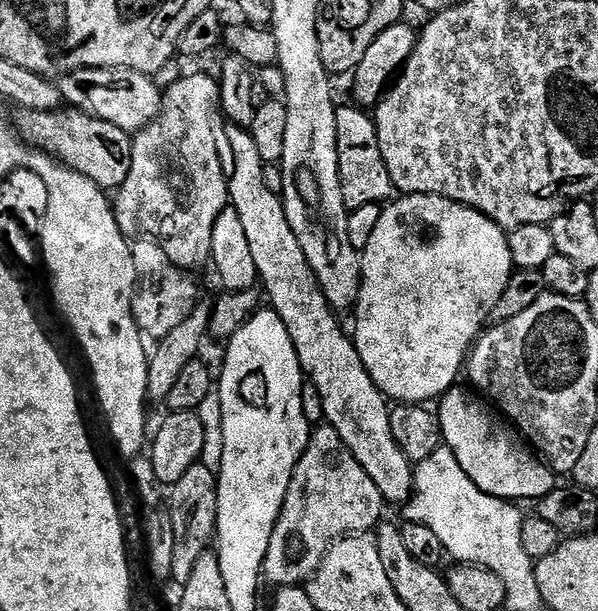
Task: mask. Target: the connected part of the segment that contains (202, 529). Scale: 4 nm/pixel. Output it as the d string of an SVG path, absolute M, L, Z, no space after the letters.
M201 462L190 466L178 482L171 485L172 501L167 501L166 509L172 516L174 526L174 566L171 579L185 584L198 563L198 558L213 547L216 538L216 519L218 518L217 473L212 472Z

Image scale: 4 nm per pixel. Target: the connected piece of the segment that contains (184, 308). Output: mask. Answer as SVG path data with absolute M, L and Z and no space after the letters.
M140 238L132 244L132 257L136 271L136 293L132 295L132 317L138 330L149 341L158 342L170 334L170 330L182 326L186 318L196 308L196 284L191 275L183 268L174 266L170 258L166 258L166 250L157 240Z

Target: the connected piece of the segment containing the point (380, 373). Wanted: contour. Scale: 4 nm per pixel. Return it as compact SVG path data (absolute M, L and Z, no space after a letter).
M404 194L399 198L393 199L381 211L378 218L378 226L374 226L374 234L370 238L370 242L362 250L360 293L356 299L354 309L354 315L356 315L354 343L358 354L362 358L362 366L366 366L370 378L380 387L380 391L384 393L389 401L424 406L443 396L449 388L459 381L456 379L462 376L462 369L465 367L471 353L472 345L476 343L478 337L485 331L494 306L498 306L498 298L502 298L502 294L508 289L508 283L513 271L514 265L510 246L508 245L508 232L499 228L494 221L483 216L478 210L467 208L464 204L447 200L441 196Z

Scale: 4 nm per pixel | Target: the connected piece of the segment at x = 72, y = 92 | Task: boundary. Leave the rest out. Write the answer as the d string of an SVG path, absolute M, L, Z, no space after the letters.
M77 68L61 75L58 87L75 111L110 122L110 126L118 126L118 130L129 134L141 132L160 113L161 89L143 72L125 68Z

